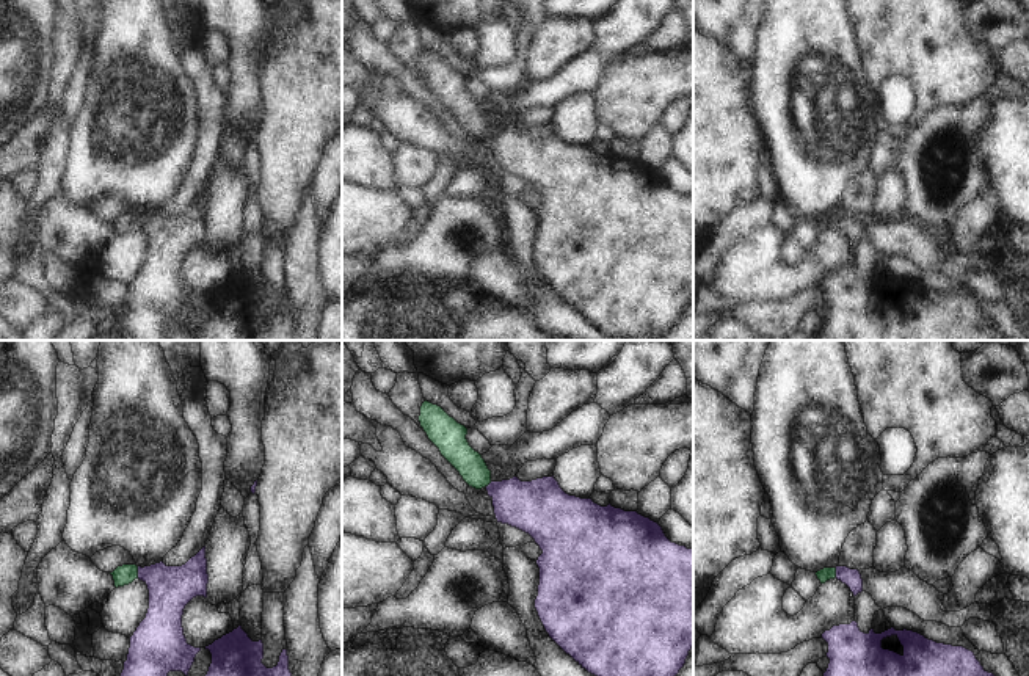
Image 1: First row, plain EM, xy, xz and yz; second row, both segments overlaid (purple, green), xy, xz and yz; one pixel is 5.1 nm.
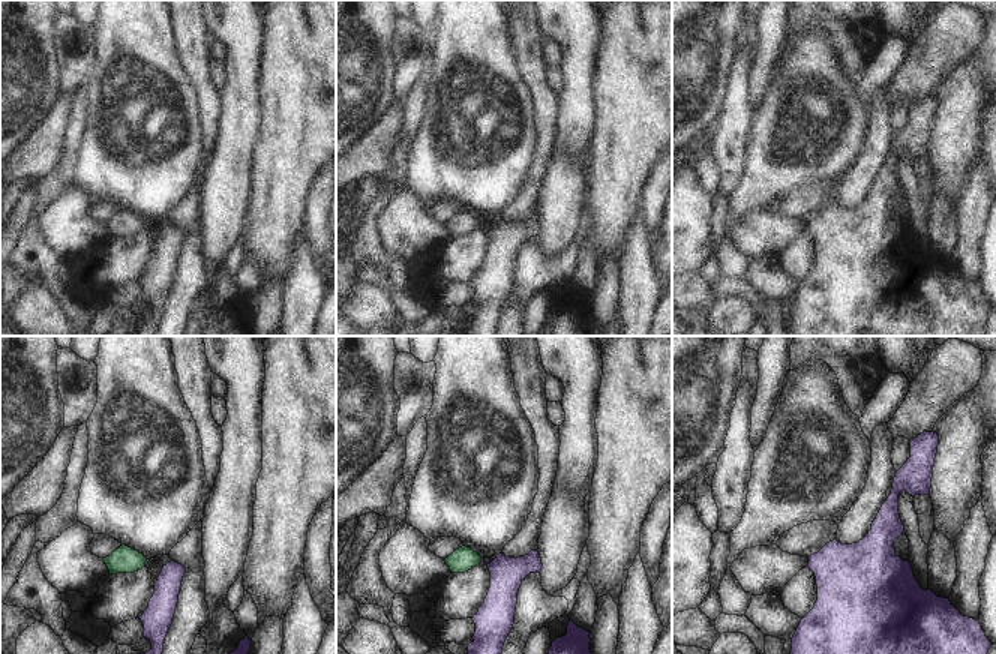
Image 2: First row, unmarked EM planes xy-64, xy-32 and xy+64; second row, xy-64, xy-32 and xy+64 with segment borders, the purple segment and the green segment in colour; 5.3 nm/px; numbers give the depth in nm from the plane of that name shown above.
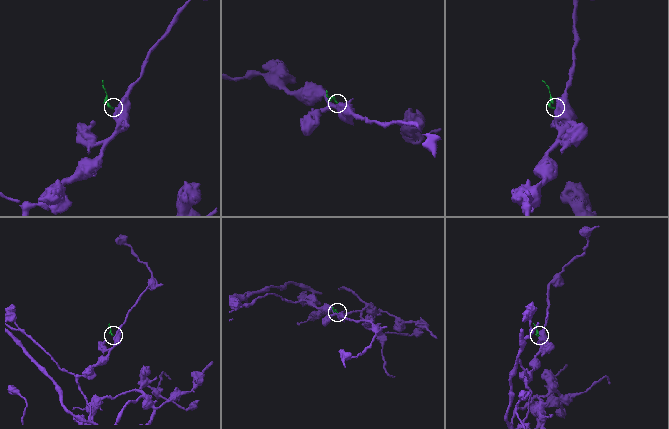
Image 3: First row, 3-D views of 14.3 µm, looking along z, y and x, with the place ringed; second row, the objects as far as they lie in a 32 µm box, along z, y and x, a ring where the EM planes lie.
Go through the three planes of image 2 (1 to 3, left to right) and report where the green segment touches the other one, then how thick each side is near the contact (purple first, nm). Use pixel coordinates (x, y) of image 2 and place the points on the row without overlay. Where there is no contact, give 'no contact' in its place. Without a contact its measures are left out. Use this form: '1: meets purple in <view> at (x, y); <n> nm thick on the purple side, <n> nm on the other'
1: no contact
2: no contact
3: no contact

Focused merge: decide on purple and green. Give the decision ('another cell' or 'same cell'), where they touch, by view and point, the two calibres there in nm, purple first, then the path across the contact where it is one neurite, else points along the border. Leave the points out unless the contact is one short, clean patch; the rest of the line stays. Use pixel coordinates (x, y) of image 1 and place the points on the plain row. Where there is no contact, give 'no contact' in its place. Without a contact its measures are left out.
another cell; contact xy (138, 221); calibres 220 and 100 nm; border xy (137, 215), (138, 226)

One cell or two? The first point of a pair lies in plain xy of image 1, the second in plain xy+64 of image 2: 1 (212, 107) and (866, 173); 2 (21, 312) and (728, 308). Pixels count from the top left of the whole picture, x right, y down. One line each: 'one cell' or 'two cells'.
1: one cell
2: two cells

